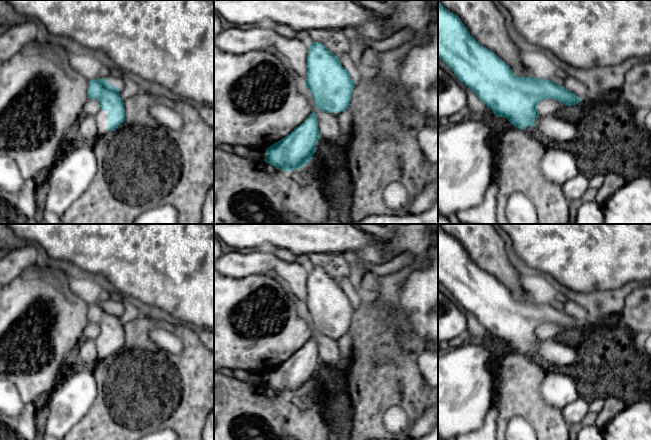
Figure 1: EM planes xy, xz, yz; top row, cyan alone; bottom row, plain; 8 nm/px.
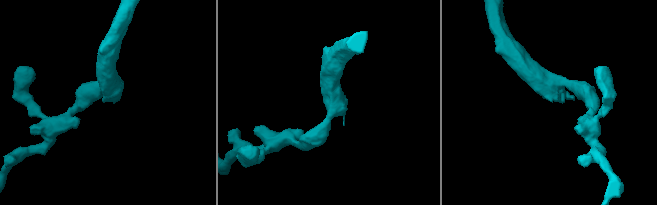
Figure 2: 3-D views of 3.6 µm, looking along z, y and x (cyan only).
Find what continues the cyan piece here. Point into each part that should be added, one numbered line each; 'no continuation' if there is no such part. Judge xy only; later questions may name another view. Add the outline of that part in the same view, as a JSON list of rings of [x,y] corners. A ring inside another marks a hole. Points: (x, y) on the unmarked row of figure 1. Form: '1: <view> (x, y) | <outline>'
1: xy (101, 341) | [[[99,331],[94,340],[99,360],[107,357],[111,358],[112,356],[108,353],[108,334],[103,335],[102,332]]]

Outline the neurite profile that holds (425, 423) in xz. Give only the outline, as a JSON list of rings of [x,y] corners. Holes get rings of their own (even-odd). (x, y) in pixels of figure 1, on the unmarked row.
[[[438,402],[426,409],[408,429],[411,438],[419,438],[429,434],[438,424]]]

